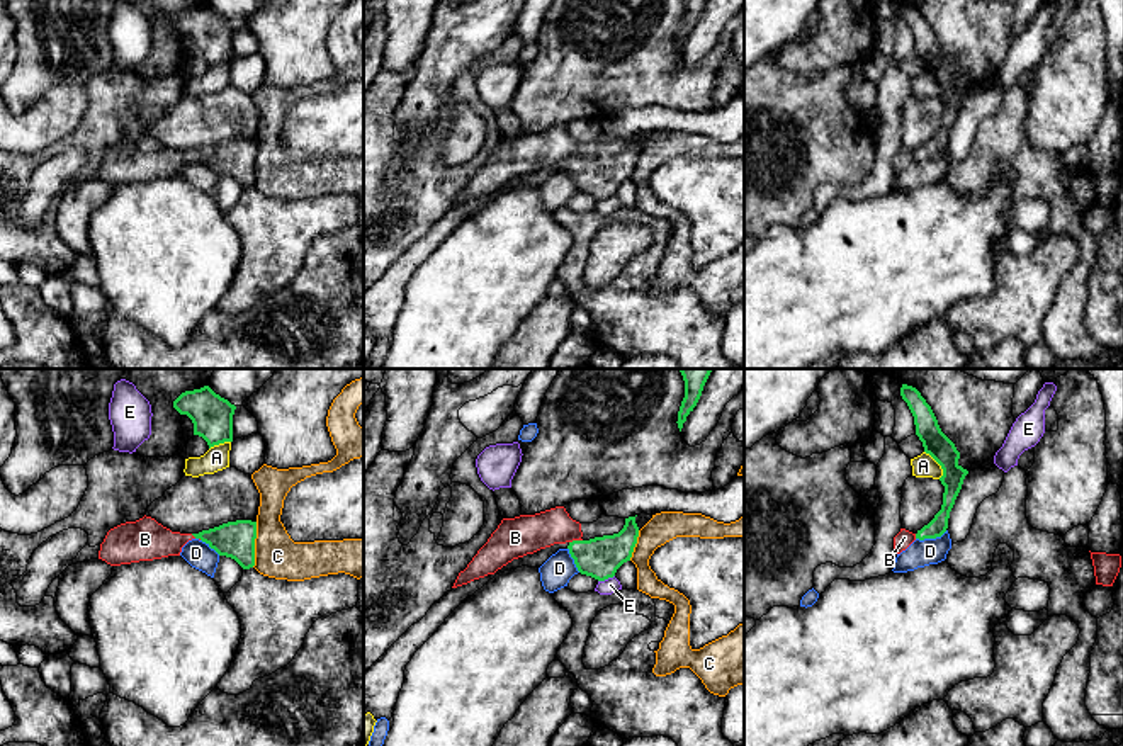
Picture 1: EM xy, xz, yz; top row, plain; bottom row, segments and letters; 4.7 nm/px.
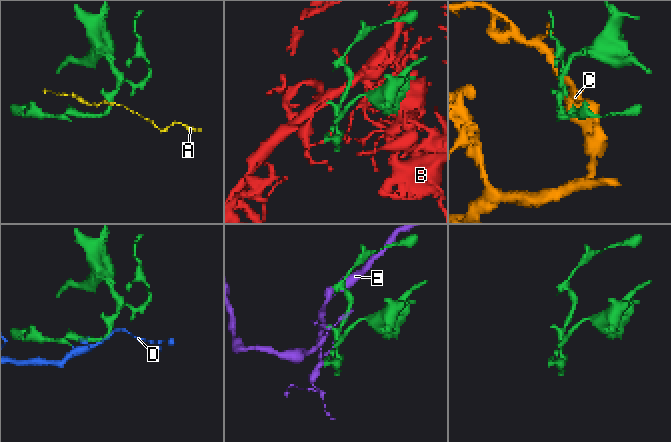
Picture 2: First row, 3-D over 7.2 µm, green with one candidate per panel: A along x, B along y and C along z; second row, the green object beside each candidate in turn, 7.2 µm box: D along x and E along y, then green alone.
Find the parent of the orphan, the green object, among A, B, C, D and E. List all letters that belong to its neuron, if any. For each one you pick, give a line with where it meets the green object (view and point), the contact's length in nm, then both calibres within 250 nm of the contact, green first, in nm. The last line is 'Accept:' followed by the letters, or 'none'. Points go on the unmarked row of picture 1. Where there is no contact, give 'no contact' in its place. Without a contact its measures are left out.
B: xz (575, 160) | 70 nm | 200/190 nm
Accept: B

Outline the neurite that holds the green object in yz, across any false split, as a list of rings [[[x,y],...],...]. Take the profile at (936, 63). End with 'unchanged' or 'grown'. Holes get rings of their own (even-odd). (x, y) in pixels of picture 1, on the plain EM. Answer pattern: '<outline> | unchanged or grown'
[[[902,3],[900,15],[914,36],[916,54],[923,61],[924,71],[929,73],[943,88],[940,100],[945,105],[945,112],[941,129],[928,144],[916,153],[900,148],[900,151],[894,156],[894,170],[897,173],[906,170],[916,158],[936,158],[946,151],[950,131],[962,109],[963,99],[968,93],[968,90],[958,83],[960,71],[941,51],[931,25],[926,22],[921,12],[912,5]]] | grown

